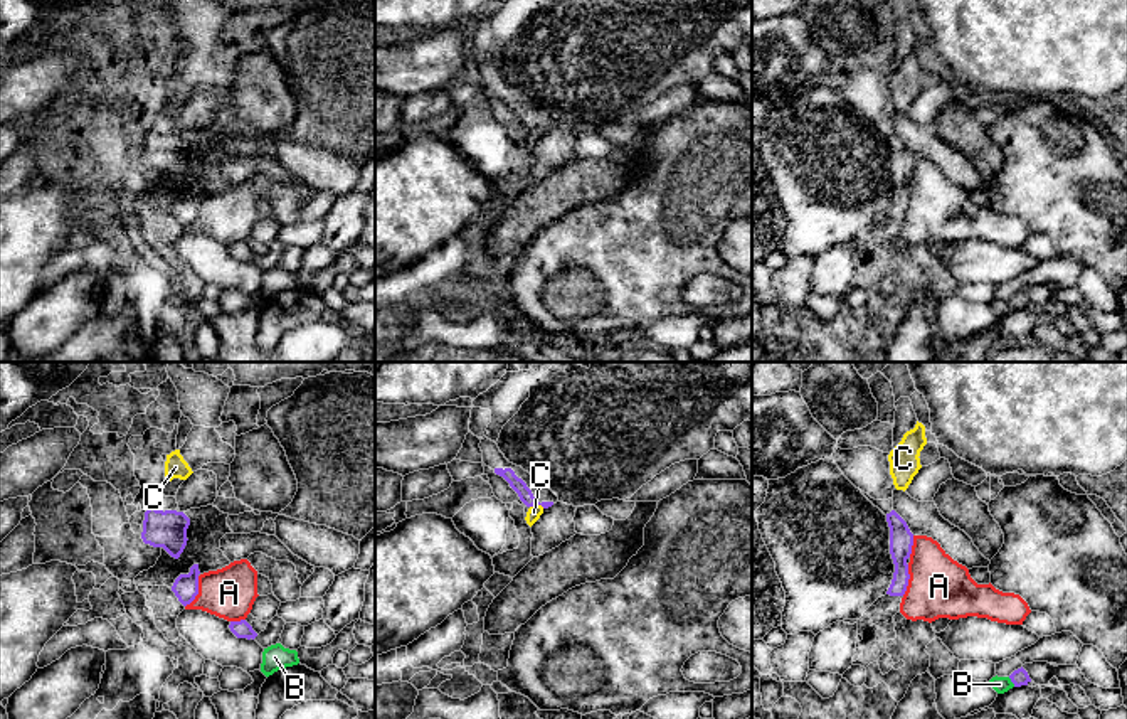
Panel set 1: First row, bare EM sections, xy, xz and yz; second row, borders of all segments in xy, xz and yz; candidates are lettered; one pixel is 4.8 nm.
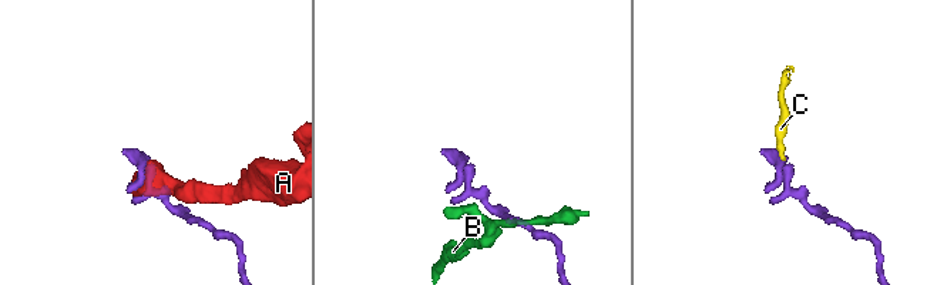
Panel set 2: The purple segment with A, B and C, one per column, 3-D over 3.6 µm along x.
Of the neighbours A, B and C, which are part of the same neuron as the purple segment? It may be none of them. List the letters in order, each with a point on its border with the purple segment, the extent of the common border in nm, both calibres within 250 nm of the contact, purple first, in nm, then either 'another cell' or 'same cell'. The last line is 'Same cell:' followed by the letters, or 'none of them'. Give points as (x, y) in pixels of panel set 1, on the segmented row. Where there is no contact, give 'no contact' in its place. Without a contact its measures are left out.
A: contact xy (197, 591); length 170 nm; calibres 120 and 240 nm; another cell
B: contact yz (1011, 681); length 60 nm; calibres 80 and 80 nm; another cell
C: contact xz (537, 504); length 70 nm; calibres 70 and 70 nm; same cell
Same cell: C

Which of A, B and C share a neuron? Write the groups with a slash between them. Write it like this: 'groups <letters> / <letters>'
groups A / B / C

